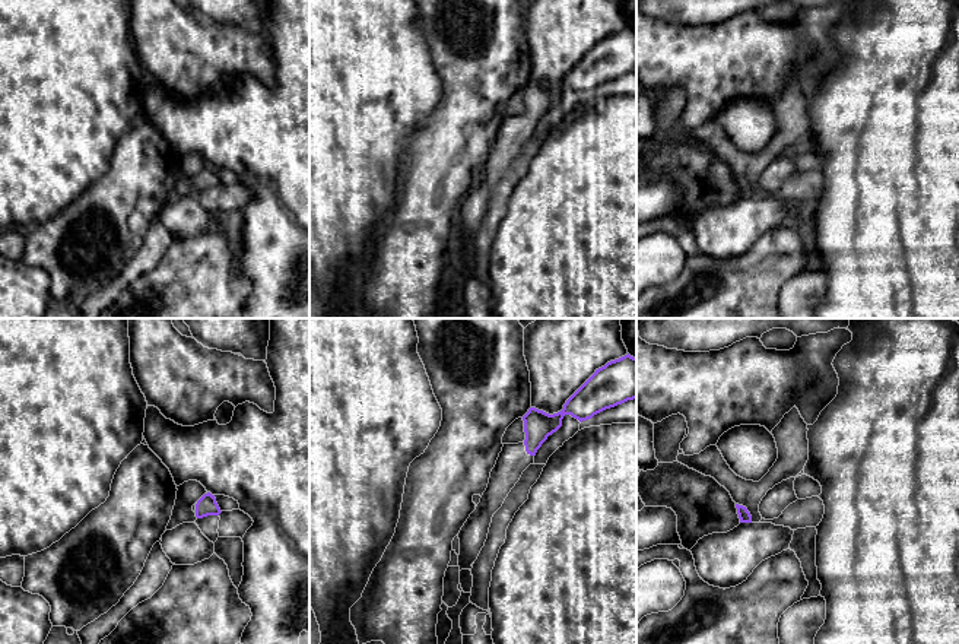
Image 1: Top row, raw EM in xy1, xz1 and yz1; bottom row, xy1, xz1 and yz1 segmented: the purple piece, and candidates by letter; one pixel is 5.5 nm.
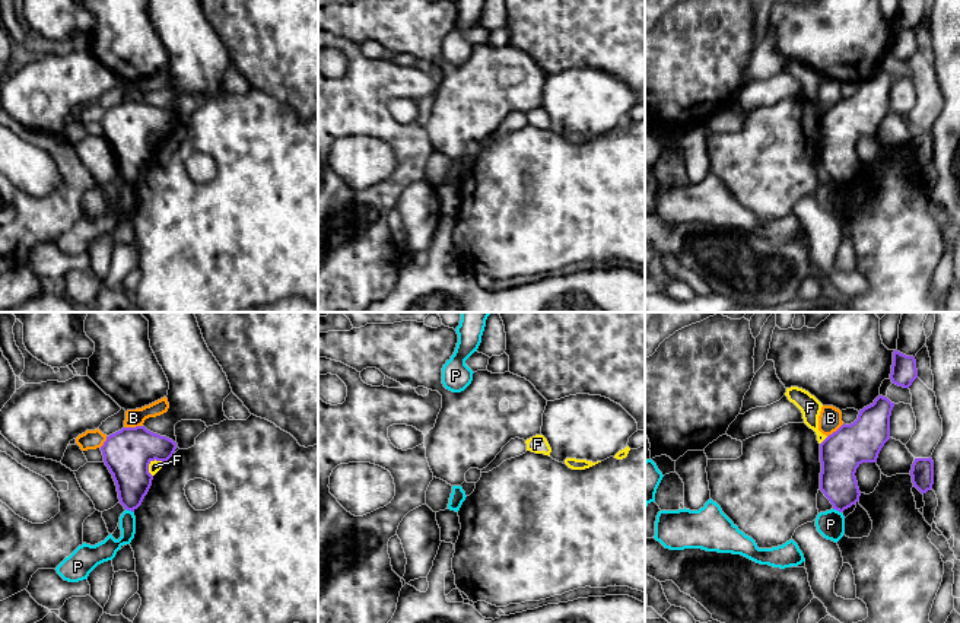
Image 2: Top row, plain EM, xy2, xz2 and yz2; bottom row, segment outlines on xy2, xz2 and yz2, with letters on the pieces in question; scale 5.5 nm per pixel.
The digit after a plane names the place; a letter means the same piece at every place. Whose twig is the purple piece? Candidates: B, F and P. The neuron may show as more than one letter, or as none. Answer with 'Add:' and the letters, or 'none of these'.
Add: none of these

